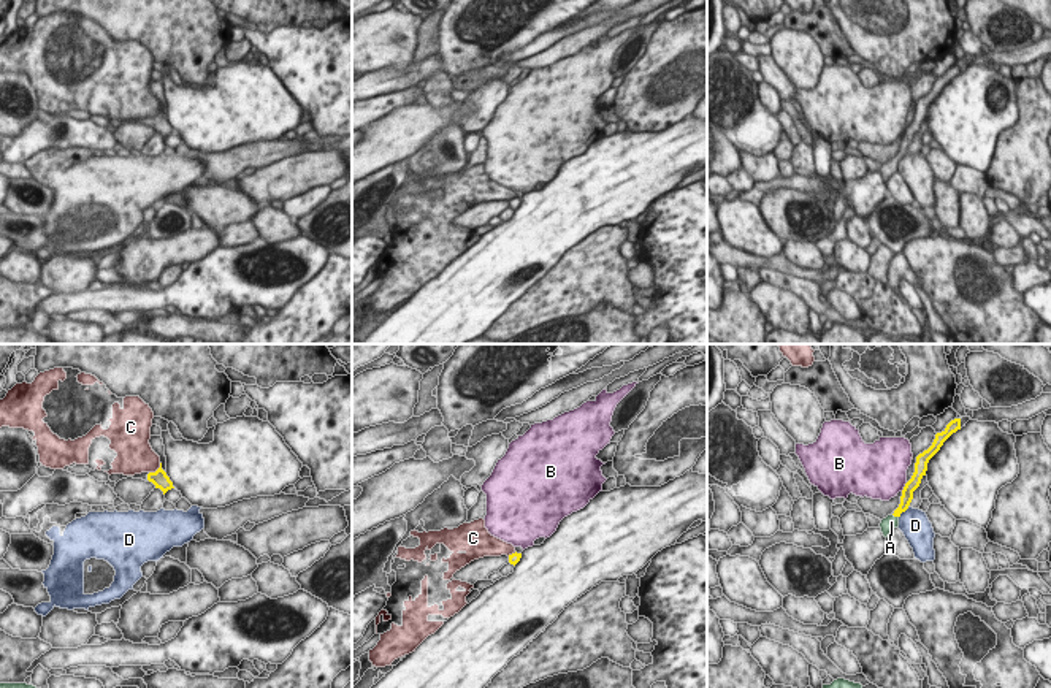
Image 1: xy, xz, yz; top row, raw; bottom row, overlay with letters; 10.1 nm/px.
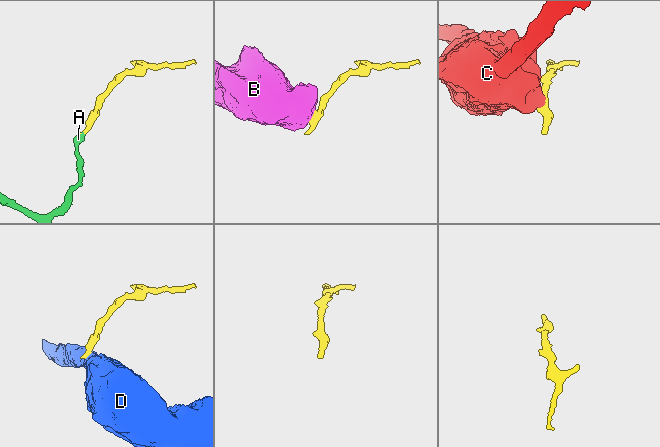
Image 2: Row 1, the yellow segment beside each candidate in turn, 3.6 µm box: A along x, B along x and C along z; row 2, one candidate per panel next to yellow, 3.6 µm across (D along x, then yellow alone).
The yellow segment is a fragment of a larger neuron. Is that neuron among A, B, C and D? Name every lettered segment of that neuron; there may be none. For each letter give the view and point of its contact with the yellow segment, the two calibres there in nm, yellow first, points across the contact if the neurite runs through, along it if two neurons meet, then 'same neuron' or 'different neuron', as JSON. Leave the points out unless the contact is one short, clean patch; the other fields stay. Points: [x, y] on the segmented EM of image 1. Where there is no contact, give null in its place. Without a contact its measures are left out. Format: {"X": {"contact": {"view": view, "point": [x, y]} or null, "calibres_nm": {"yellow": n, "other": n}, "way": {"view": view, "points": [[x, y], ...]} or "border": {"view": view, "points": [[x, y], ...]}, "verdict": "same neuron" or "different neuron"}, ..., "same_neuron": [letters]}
{"A": {"contact": {"view": "yz", "point": [894, 516]}, "calibres_nm": {"yellow": 130, "other": 140}, "way": {"view": "yz", "points": [[907, 495], [904, 506], [894, 516], [891, 522]]}, "verdict": "same neuron"}, "B": {"contact": {"view": "yz", "point": [904, 487]}, "calibres_nm": {"yellow": 130, "other": 480}, "border": {"view": "yz", "points": [[907, 482], [901, 490]]}, "verdict": "different neuron"}, "C": {"contact": {"view": "xy", "point": [157, 470]}, "calibres_nm": {"yellow": 160, "other": 340}, "border": {"view": "xy", "points": [[160, 463], [149, 473]]}, "verdict": "different neuron"}, "D": {"contact": {"view": "yz", "point": [902, 511]}, "calibres_nm": {"yellow": 130, "other": 300}, "border": {"view": "yz", "points": [[909, 508], [899, 517]]}, "verdict": "different neuron"}, "same_neuron": ["A"]}

